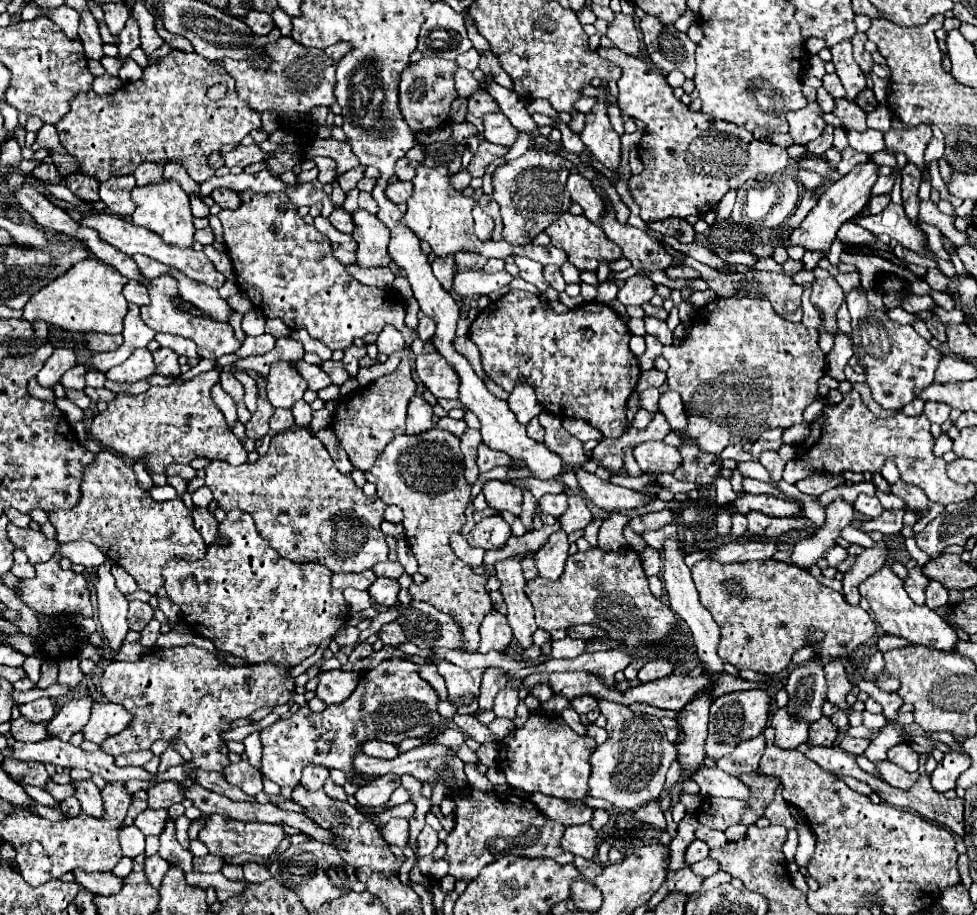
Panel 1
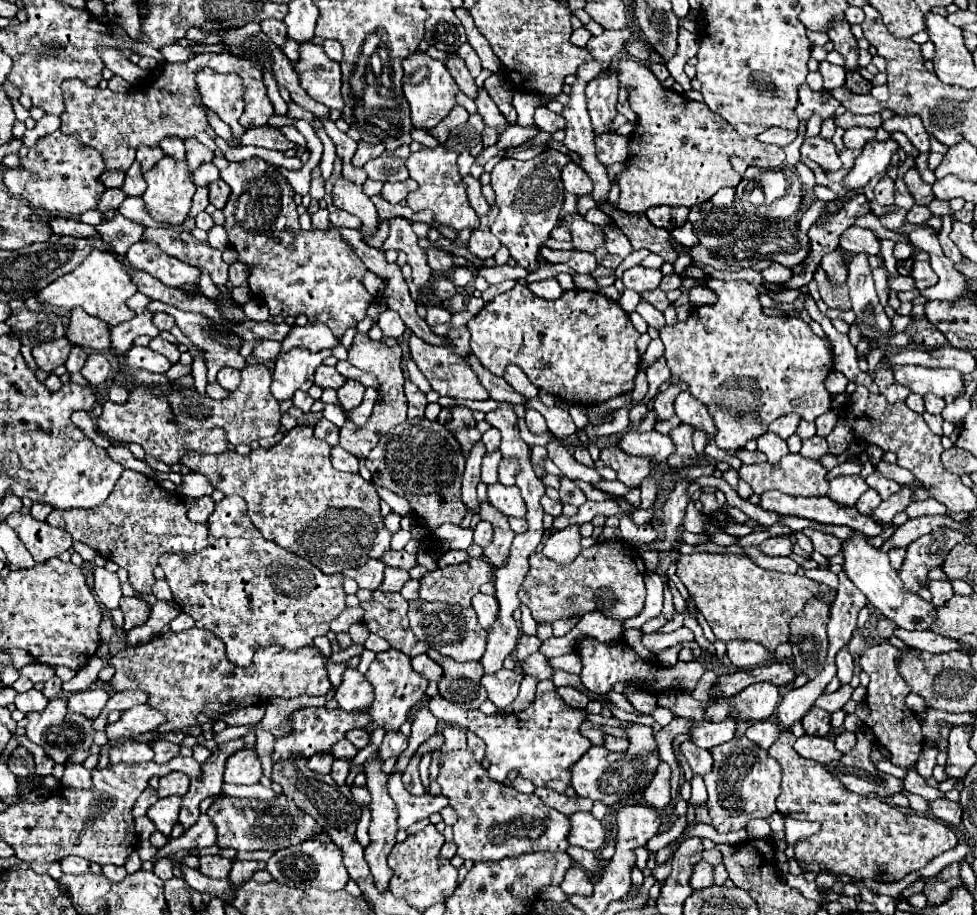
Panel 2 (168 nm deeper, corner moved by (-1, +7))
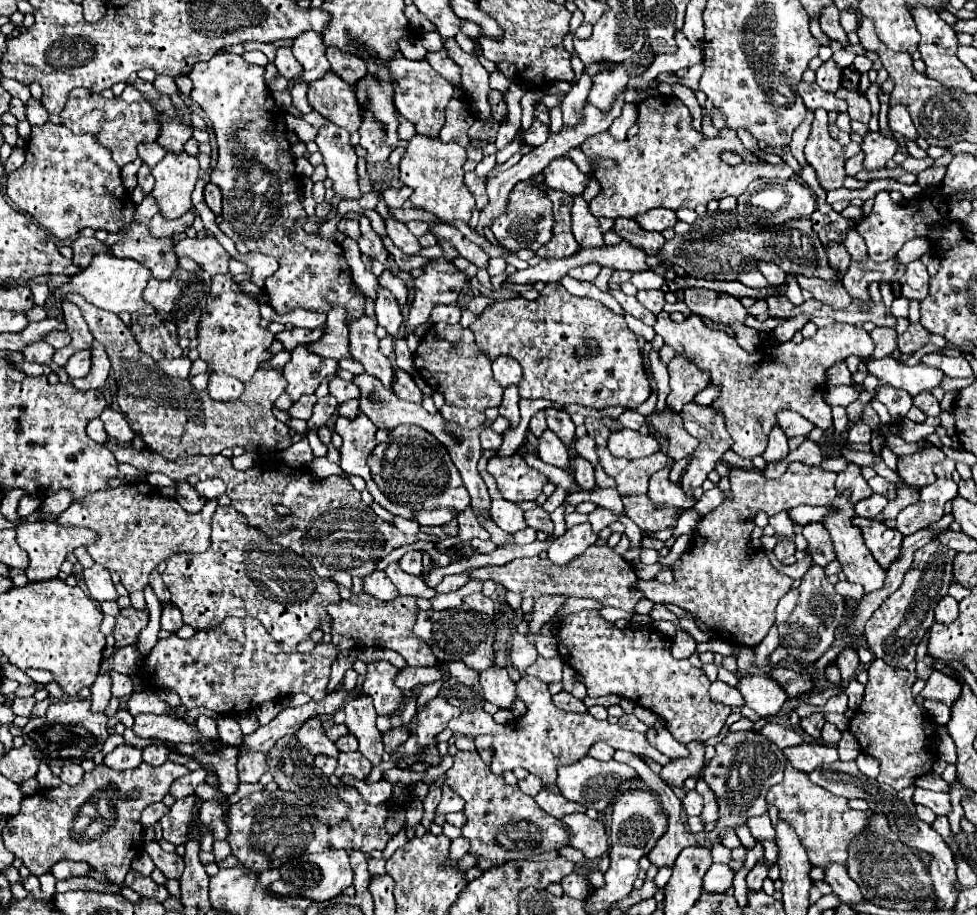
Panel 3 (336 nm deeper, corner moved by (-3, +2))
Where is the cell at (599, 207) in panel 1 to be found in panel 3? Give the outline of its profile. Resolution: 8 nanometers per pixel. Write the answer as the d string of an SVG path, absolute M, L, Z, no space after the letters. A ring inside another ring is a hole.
M559 157L547 165L545 183L551 189L559 189L569 193L571 197L577 197L587 189L589 177L581 173L569 157Z

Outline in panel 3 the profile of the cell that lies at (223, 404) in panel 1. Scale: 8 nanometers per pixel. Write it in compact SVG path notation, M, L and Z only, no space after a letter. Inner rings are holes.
M231 273L215 275L207 297L207 307L197 325L197 351L199 357L209 365L211 371L223 371L239 381L249 381L257 371L259 363L269 359L267 347L273 343L273 333L259 325L259 305L253 297L245 295L233 281Z

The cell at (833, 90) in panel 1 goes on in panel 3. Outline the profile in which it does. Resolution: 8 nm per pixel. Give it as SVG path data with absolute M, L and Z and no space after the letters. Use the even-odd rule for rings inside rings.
M833 59L825 61L817 69L817 85L825 91L831 91L831 93L835 93L841 87L841 69L835 65Z

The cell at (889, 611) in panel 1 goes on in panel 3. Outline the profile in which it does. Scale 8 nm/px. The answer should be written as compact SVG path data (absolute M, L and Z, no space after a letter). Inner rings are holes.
M843 493L839 497L835 497L835 501L831 503L831 507L835 509L831 515L827 515L823 519L823 525L829 529L831 533L831 539L833 539L833 547L835 547L835 553L837 553L837 559L843 567L843 573L847 577L847 581L851 583L859 583L863 585L865 589L865 595L881 589L885 585L885 579L887 579L887 569L883 569L875 557L871 557L871 551L865 547L863 543L863 535L859 531L859 527L851 525L851 519L855 517L855 511L853 511L853 505L847 501L847 495L849 493Z

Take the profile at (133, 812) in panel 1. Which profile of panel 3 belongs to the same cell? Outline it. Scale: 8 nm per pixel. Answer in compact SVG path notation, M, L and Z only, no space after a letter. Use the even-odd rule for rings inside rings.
M151 803L151 805L147 805L147 807L143 809L143 813L141 813L141 823L143 823L145 827L155 825L167 811L169 811L169 807L165 807L163 803Z

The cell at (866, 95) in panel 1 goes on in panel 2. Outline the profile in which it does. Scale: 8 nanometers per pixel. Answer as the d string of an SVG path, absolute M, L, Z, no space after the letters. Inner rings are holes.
M847 70L847 82L845 86L851 90L851 92L857 92L857 94L867 94L871 92L871 82L867 82L859 72L855 70Z

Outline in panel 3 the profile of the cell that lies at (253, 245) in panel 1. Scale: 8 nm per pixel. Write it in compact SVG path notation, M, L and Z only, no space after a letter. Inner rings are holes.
M227 51L215 53L207 63L195 63L189 71L189 77L193 81L191 99L199 103L211 119L219 145L219 159L211 171L211 183L215 183L223 193L223 221L219 223L219 229L235 243L245 243L249 251L273 255L279 261L279 269L265 281L263 287L275 313L285 315L295 307L329 313L331 303L337 303L347 309L347 323L355 321L365 313L365 295L353 285L351 269L345 261L341 245L335 241L323 241L319 235L307 235L303 231L307 215L303 209L299 209L303 205L297 195L297 181L293 181L295 159L289 153L291 145L285 137L285 113L277 109L271 91L263 81L263 71L263 67L251 65L243 61L241 55Z

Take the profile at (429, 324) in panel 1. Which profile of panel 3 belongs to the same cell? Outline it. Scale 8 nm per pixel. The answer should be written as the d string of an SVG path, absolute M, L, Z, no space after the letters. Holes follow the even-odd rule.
M453 303L453 305L437 305L433 309L433 313L431 313L433 323L441 323L441 321L459 323L459 319L461 319L461 309L459 309L457 303Z

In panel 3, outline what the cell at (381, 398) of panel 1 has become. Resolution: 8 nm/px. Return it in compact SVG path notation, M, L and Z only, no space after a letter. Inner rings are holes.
M363 315L361 319L349 325L351 357L365 367L365 373L377 377L383 385L393 389L393 383L395 383L393 361L381 353L375 327L377 327L377 321L367 315Z

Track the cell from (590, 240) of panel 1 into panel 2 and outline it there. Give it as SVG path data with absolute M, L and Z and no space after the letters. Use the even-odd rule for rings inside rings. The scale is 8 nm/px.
M567 214L561 224L571 230L575 248L585 250L585 252L593 252L597 246L605 246L605 240L601 234L603 228L589 224L581 214Z

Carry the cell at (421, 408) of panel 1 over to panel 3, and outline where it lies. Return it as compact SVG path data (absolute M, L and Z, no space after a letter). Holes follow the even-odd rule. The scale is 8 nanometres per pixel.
M397 369L395 373L395 385L393 385L393 391L397 397L405 399L405 401L411 401L411 403L417 403L421 405L423 403L423 391L417 387L417 383L401 369Z

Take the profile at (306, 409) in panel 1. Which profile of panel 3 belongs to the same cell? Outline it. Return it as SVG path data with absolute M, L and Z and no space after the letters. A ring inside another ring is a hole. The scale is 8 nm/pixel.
M303 395L299 401L295 401L289 409L289 415L291 417L297 417L297 419L311 419L311 413L313 413L313 405L317 403L317 397L315 395Z

